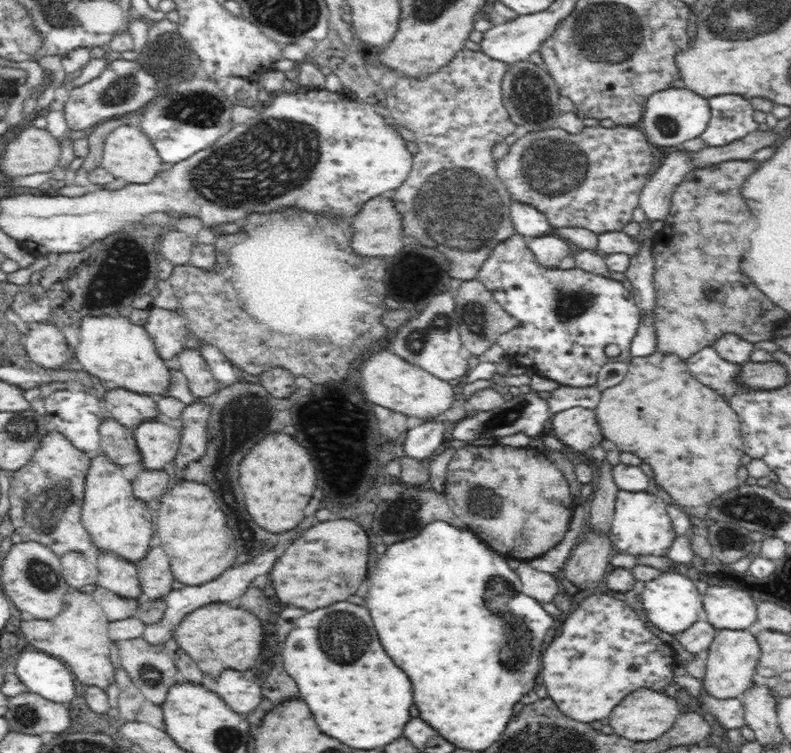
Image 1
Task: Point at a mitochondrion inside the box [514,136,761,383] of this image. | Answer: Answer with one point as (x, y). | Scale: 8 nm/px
(567, 304)

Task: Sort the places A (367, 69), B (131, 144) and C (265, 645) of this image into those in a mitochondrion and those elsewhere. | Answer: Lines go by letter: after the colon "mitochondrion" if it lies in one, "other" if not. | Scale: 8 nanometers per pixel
A: other
B: other
C: other

